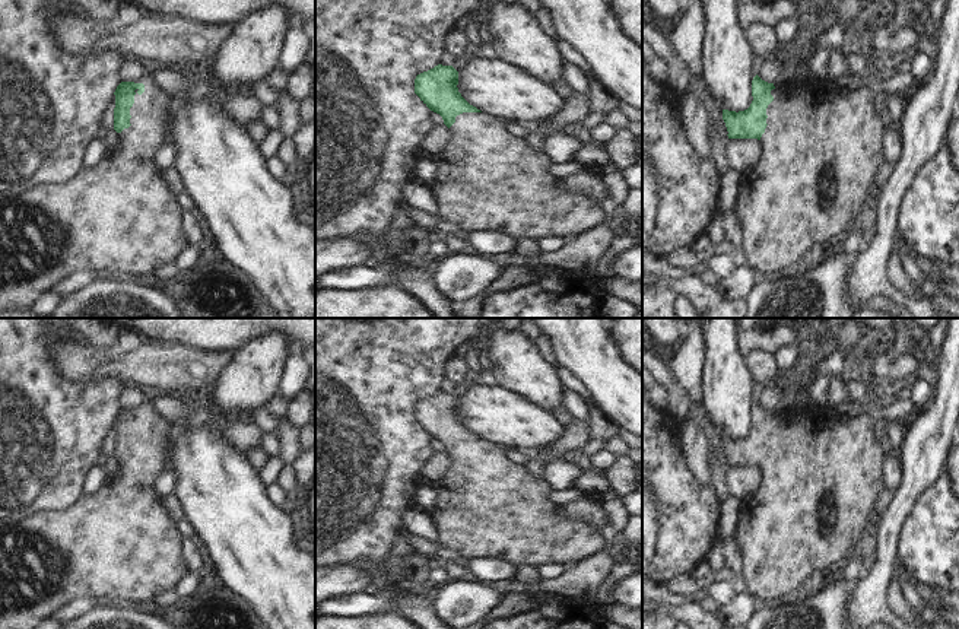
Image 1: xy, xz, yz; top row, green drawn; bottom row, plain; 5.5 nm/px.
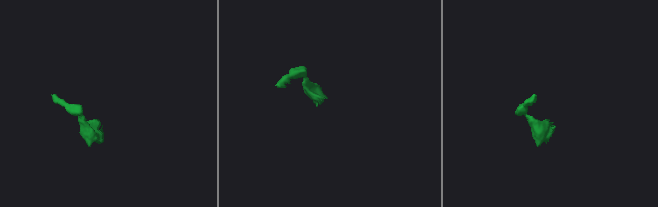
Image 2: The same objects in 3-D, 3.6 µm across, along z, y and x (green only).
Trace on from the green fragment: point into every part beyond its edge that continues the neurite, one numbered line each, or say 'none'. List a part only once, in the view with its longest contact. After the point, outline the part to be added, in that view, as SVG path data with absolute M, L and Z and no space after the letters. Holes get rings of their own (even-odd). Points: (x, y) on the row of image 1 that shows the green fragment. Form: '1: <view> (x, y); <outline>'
1: xy (121, 215); M145 73L134 83L143 83L145 92L137 93L130 108L130 127L118 133L118 143L107 150L93 168L85 168L60 184L36 185L13 197L0 197L0 314L28 309L35 299L54 282L73 270L131 270L142 273L153 266L172 261L190 241L181 231L182 209L163 180L163 169L155 161L155 150L168 142L168 93Z

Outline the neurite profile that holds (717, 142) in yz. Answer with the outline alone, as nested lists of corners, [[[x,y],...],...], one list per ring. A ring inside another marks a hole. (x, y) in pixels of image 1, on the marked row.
[[[709,124],[711,133],[708,134],[709,147],[712,152],[712,161],[717,166],[720,175],[723,175],[730,163],[725,158],[725,144],[730,142],[728,136],[721,136],[717,133],[715,127]]]

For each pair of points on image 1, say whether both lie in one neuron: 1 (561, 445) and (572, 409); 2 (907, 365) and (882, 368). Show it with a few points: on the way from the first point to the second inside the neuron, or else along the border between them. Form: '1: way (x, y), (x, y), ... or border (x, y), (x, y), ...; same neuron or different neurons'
1: border (571, 416), (586, 422); different neurons
2: way (901, 367), (888, 367); same neuron

